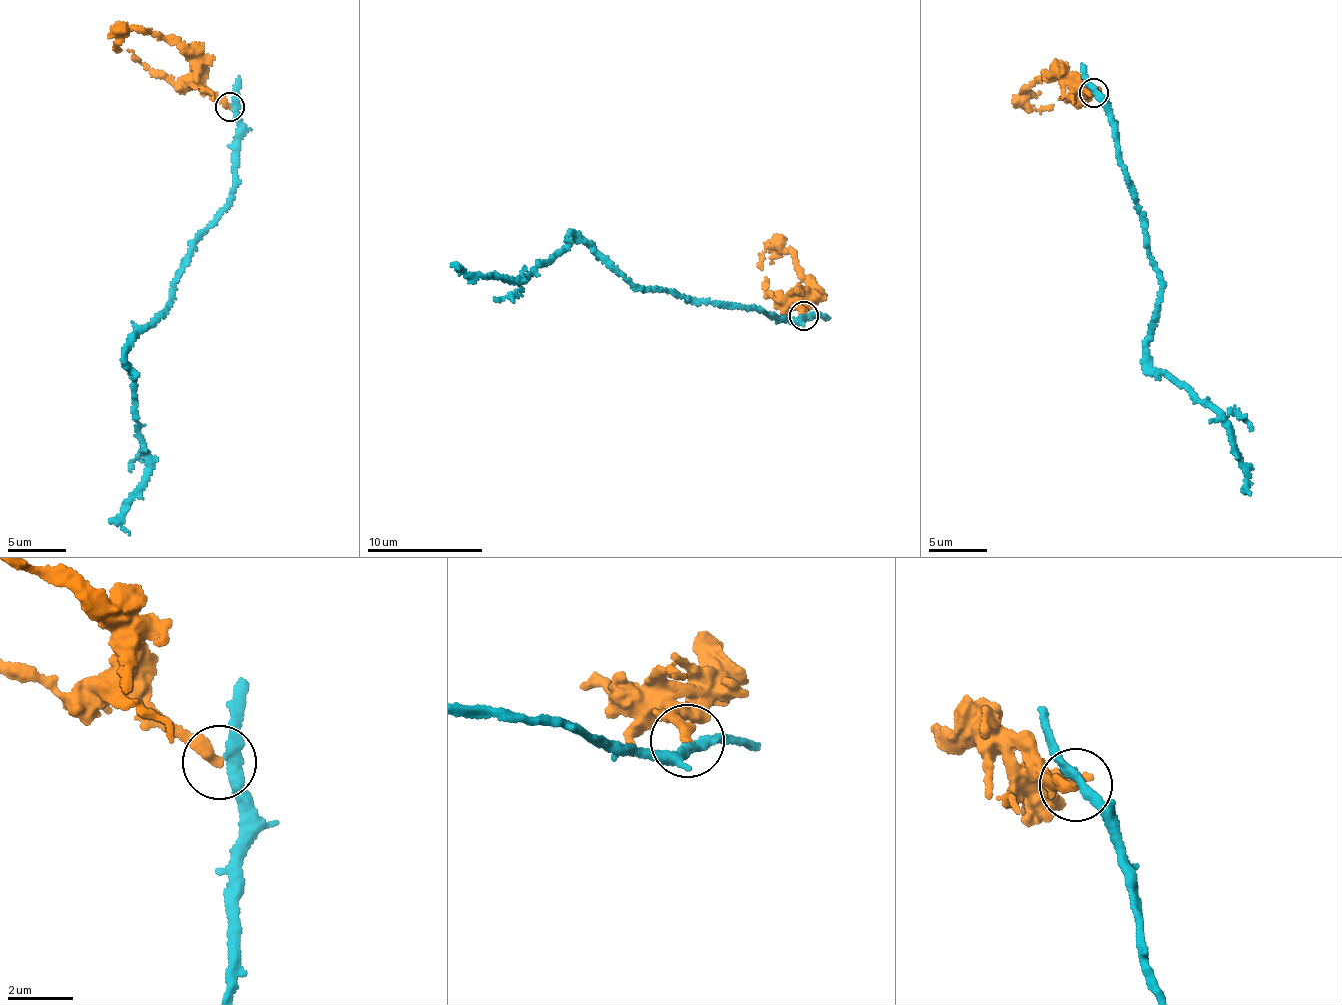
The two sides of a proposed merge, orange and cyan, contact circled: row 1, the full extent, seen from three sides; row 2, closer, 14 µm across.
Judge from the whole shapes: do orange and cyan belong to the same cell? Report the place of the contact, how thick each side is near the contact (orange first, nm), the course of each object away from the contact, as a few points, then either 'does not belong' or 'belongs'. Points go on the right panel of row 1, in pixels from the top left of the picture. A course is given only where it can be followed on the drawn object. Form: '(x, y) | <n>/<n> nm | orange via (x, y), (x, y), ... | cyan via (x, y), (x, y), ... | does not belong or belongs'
(1094, 92) | 300/300 nm | orange via (1094, 93), (1086, 93), (1058, 77), (1048, 80), (1043, 76), (1030, 82), (1024, 91), (1031, 106), (1053, 105) | cyan via (1092, 90), (1106, 105), (1160, 287), (1147, 344), (1151, 368), (1171, 378), (1222, 422), (1250, 494) | does not belong

